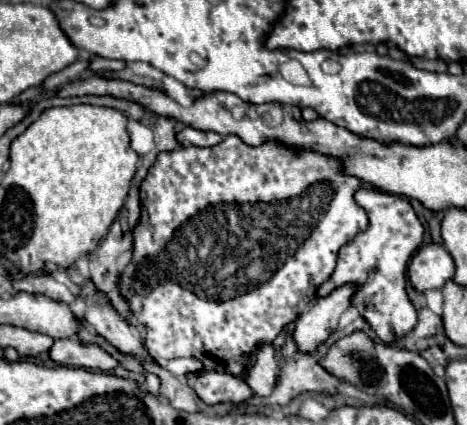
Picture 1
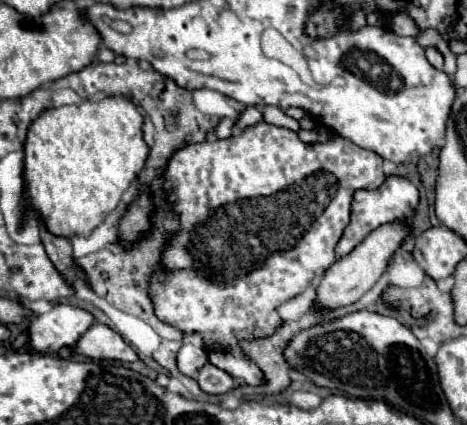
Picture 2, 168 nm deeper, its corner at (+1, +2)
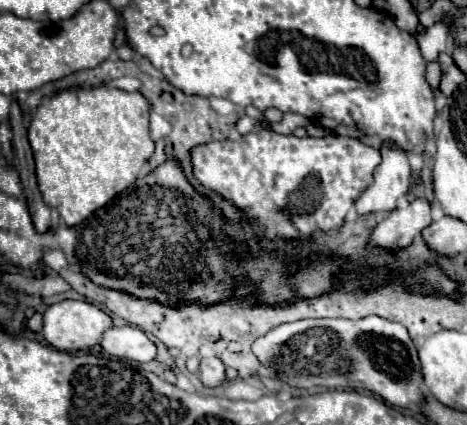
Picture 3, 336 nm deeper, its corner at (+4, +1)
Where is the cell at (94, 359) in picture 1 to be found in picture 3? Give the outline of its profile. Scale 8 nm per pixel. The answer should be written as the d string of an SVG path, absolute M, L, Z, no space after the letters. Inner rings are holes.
M136 326L110 328L102 336L102 348L110 356L128 358L136 362L150 362L156 358L156 344Z

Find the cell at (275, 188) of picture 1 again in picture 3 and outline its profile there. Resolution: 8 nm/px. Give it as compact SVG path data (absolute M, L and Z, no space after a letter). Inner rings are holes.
M256 128L236 140L208 142L194 148L192 164L194 176L206 188L230 200L244 210L248 218L264 218L266 236L302 238L310 236L314 230L332 230L344 222L348 210L354 206L354 198L372 184L372 172L380 164L380 152L356 138L340 138L338 134L328 134L324 138L296 138Z

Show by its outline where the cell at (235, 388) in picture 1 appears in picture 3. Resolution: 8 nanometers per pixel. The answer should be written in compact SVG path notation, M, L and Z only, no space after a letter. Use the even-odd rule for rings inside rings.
M212 356L212 358L202 358L200 362L200 378L206 386L220 386L226 376L224 376L224 364L220 362L220 358Z

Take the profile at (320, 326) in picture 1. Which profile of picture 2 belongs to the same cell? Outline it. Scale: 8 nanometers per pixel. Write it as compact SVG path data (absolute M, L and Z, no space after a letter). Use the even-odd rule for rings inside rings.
M389 223L389 225L381 225L379 229L375 229L371 235L367 235L363 239L363 243L359 243L347 257L337 259L323 275L321 283L317 285L315 291L315 301L319 301L319 305L323 305L323 309L339 309L345 305L355 303L365 291L369 291L379 277L385 273L393 253L399 249L399 245L403 243L405 235L409 233L405 223Z

